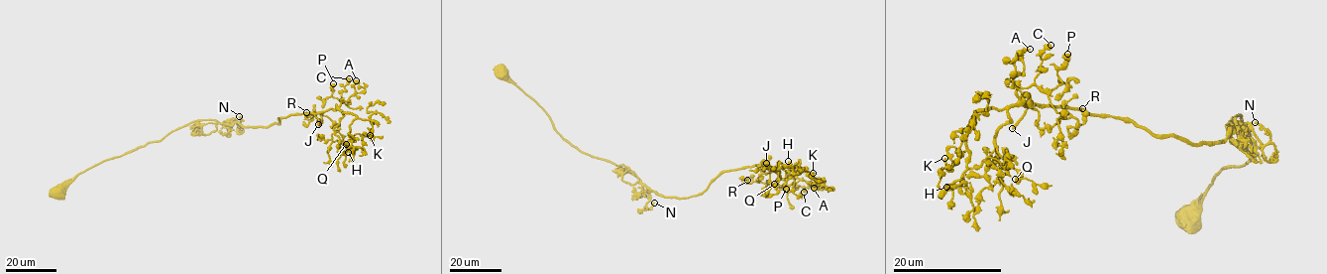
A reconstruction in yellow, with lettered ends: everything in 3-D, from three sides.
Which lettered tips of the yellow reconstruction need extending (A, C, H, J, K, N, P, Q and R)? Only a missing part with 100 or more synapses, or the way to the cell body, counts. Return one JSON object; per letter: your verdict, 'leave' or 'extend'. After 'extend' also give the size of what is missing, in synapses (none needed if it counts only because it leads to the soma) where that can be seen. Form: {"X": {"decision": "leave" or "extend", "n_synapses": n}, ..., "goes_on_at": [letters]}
{"A": {"decision": "leave"}, "C": {"decision": "leave"}, "H": {"decision": "leave"}, "J": {"decision": "extend", "n_synapses": 100}, "K": {"decision": "leave"}, "N": {"decision": "leave"}, "P": {"decision": "leave"}, "Q": {"decision": "leave"}, "R": {"decision": "leave"}, "goes_on_at": ["J"]}

